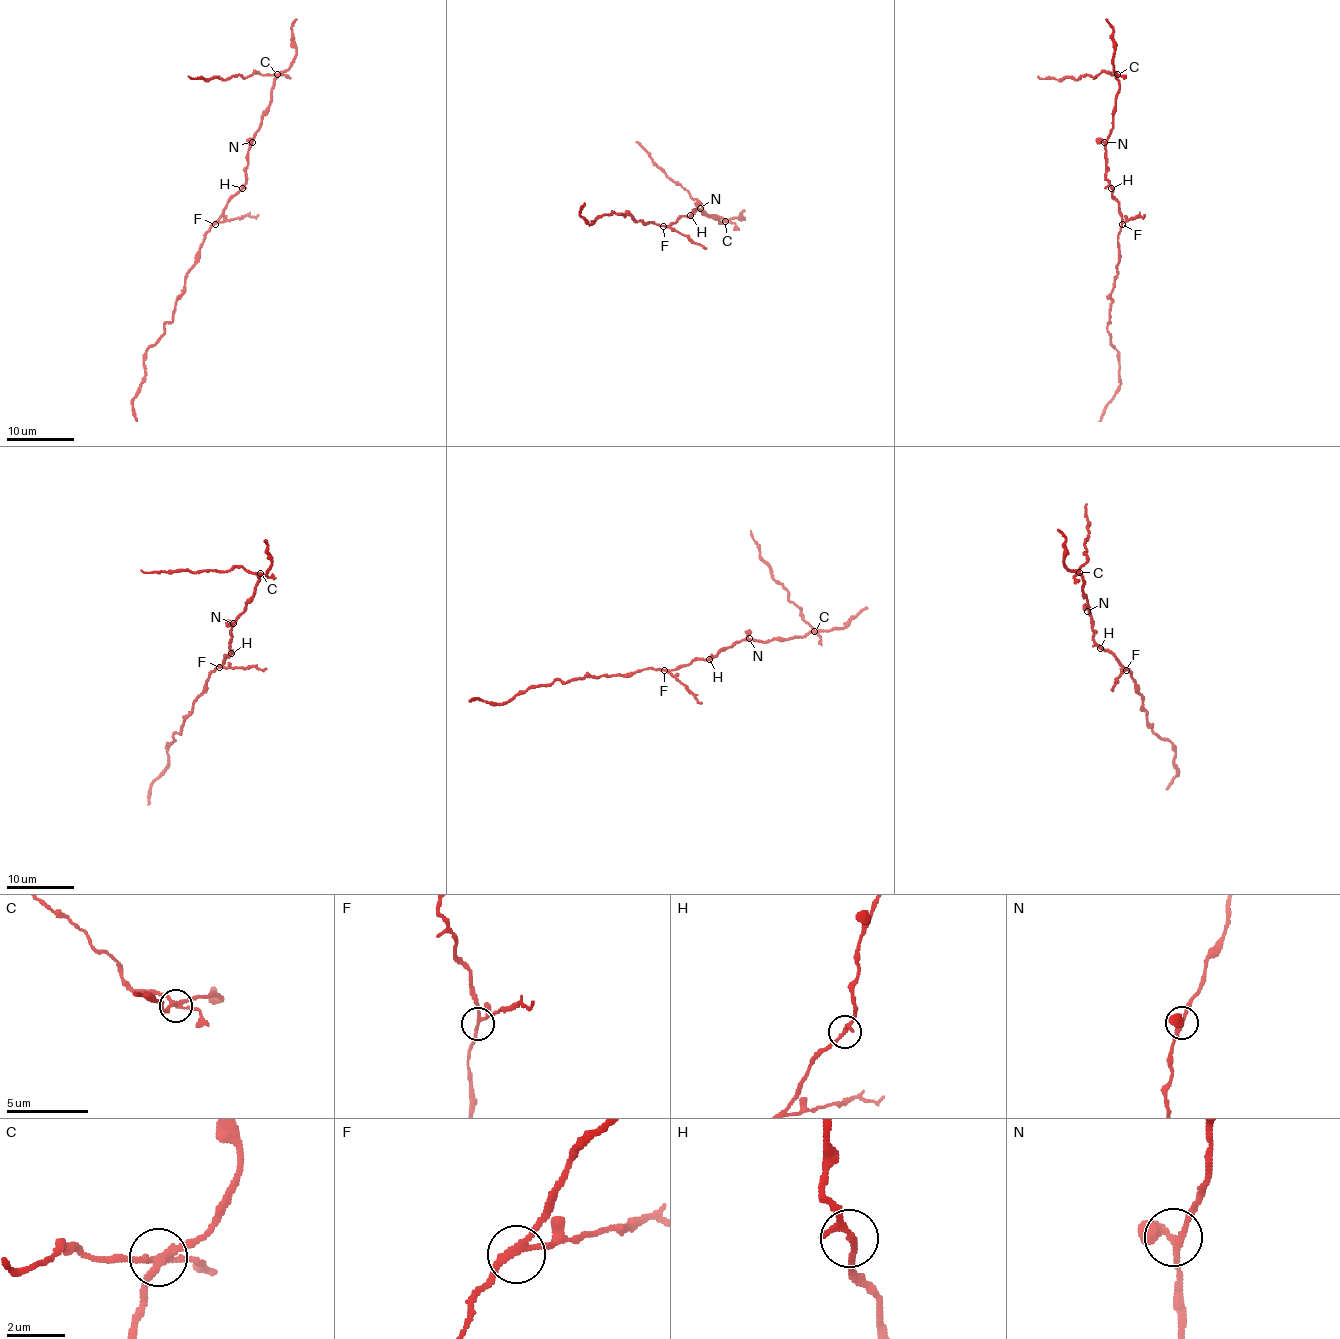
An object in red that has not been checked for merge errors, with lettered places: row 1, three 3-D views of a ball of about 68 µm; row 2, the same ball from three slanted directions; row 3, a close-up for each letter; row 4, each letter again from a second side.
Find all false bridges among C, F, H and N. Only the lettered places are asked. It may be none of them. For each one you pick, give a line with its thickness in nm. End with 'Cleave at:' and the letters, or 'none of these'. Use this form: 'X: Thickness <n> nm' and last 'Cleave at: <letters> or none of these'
C: Thickness 240 nm
F: Thickness 180 nm
Cleave at: C, F

